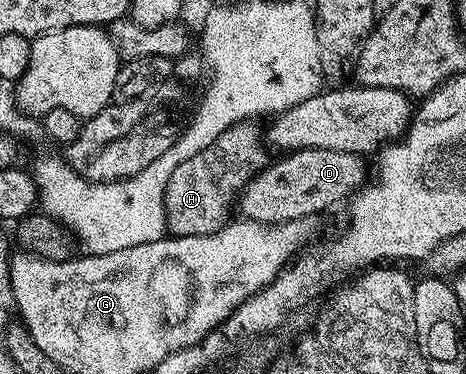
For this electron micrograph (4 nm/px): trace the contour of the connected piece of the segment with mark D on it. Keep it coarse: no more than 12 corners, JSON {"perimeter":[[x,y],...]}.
{"perimeter":[[298,148],[240,193],[243,219],[281,224],[364,187],[365,157]]}

